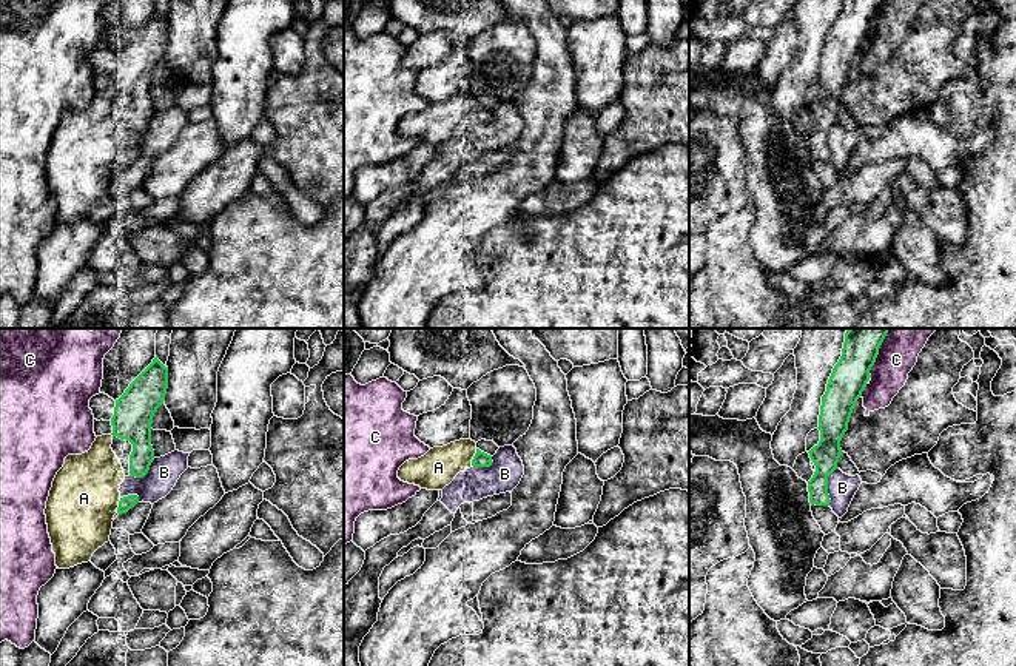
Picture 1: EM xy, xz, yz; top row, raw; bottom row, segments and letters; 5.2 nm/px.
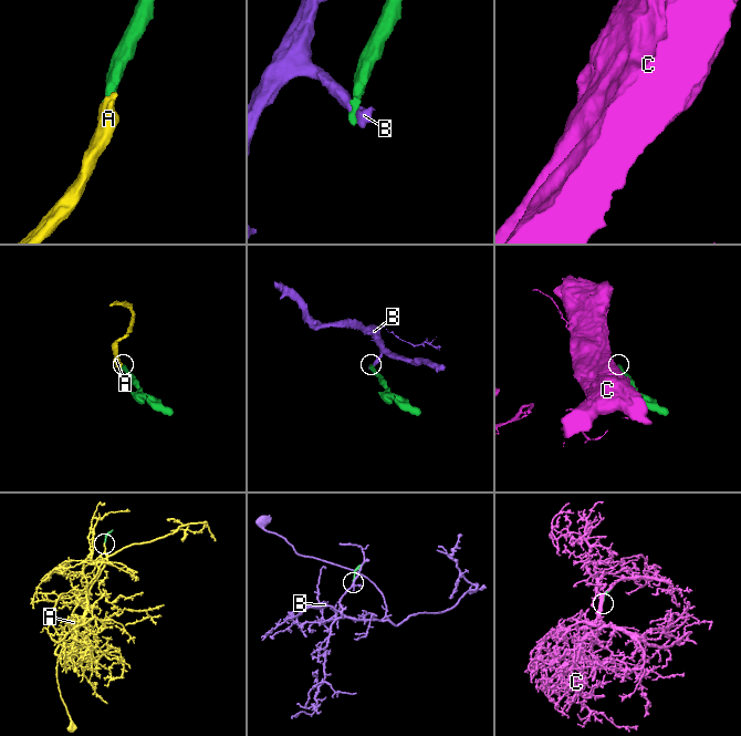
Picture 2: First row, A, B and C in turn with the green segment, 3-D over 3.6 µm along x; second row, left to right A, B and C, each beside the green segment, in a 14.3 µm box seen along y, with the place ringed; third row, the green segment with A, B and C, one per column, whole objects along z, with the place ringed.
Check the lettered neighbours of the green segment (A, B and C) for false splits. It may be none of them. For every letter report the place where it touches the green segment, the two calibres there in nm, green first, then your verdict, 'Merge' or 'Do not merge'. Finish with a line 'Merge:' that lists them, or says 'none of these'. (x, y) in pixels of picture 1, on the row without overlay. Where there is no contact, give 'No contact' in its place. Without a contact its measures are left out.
A: Touches green at xz (474, 111). Thickness 80 nm (green) against 200 nm. Do not merge
B: Touches green at yz (827, 141). Thickness 150 nm (green) against 150 nm. Do not merge
C: Touches green at yz (874, 16). Thickness 190 nm (green) against 190 nm. Do not merge
Merge: none of these

